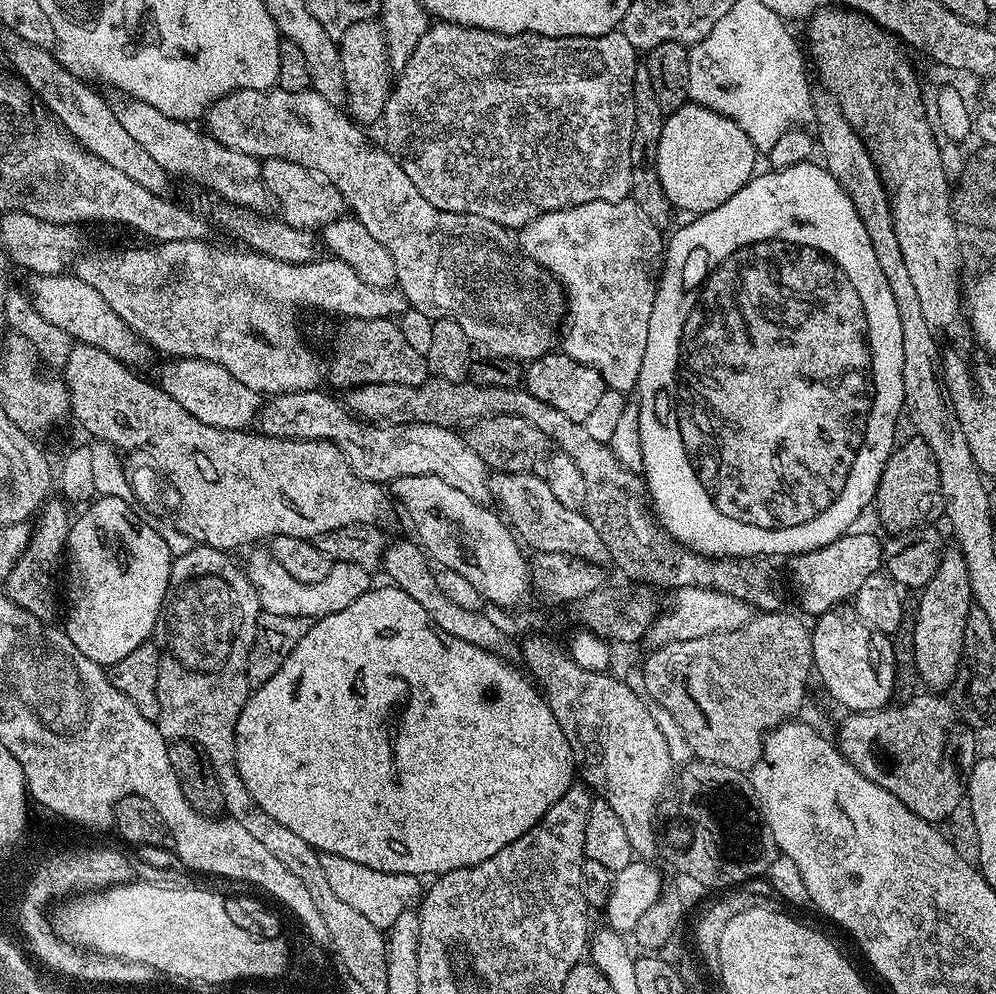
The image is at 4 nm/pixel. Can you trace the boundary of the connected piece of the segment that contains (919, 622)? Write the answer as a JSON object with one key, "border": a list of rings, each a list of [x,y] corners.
{"border":[[[959,550],[945,551],[934,578],[919,593],[920,605],[914,611],[914,650],[920,684],[928,690],[951,689],[960,669],[962,638],[966,634],[966,614],[974,607],[970,574]]]}

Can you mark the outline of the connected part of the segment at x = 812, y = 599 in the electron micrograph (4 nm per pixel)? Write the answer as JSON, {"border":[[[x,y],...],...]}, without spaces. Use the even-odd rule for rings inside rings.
{"border":[[[849,531],[826,546],[809,552],[797,552],[791,557],[790,588],[791,591],[792,588],[796,591],[796,600],[801,608],[799,611],[805,617],[815,618],[821,616],[826,610],[851,601],[858,589],[862,587],[862,582],[866,582],[866,578],[875,576],[881,571],[886,552],[880,549],[878,541],[876,536],[854,534]]]}

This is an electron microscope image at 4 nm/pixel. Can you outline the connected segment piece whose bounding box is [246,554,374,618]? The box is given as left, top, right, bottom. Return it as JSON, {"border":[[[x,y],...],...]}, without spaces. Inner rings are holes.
{"border":[[[268,554],[254,557],[249,564],[246,564],[246,571],[260,593],[263,611],[283,616],[319,618],[334,614],[338,610],[346,610],[350,602],[362,598],[362,594],[366,594],[374,584],[374,580],[368,577],[371,575],[367,568],[355,566],[352,572],[348,572],[348,568],[339,568],[337,563],[333,563],[332,566],[336,572],[344,572],[344,584],[330,584],[326,580],[320,584],[303,584],[290,578],[290,574],[286,574],[286,570],[282,570],[279,562]]]}

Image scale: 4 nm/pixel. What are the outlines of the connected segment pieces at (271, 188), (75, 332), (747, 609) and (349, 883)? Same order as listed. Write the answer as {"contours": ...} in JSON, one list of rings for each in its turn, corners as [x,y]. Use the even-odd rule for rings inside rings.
{"contours":[[[[282,158],[265,159],[260,169],[260,178],[271,199],[280,203],[279,215],[290,226],[323,230],[330,222],[345,215],[346,205],[340,191],[323,176],[294,162],[286,162]]],[[[61,274],[58,276],[39,276],[33,275],[32,280],[26,285],[26,291],[32,298],[32,305],[50,322],[52,326],[58,326],[67,336],[72,337],[73,341],[89,344],[95,348],[106,350],[118,362],[129,366],[144,364],[148,360],[149,345],[139,334],[132,329],[90,286],[85,280],[81,280],[76,274]]],[[[677,588],[668,609],[655,617],[649,628],[646,640],[652,648],[661,648],[670,642],[682,642],[690,638],[706,638],[706,634],[729,632],[746,626],[754,615],[754,609],[738,598],[730,598],[730,594],[722,594],[718,590],[702,590],[701,588]]],[[[327,854],[320,856],[320,865],[322,870],[326,870],[326,882],[330,882],[330,890],[334,890],[342,902],[347,902],[354,910],[358,910],[358,914],[364,915],[382,930],[392,928],[394,922],[398,922],[398,918],[409,911],[422,896],[422,880],[419,876],[374,870],[370,866],[352,862],[350,858]]]]}

